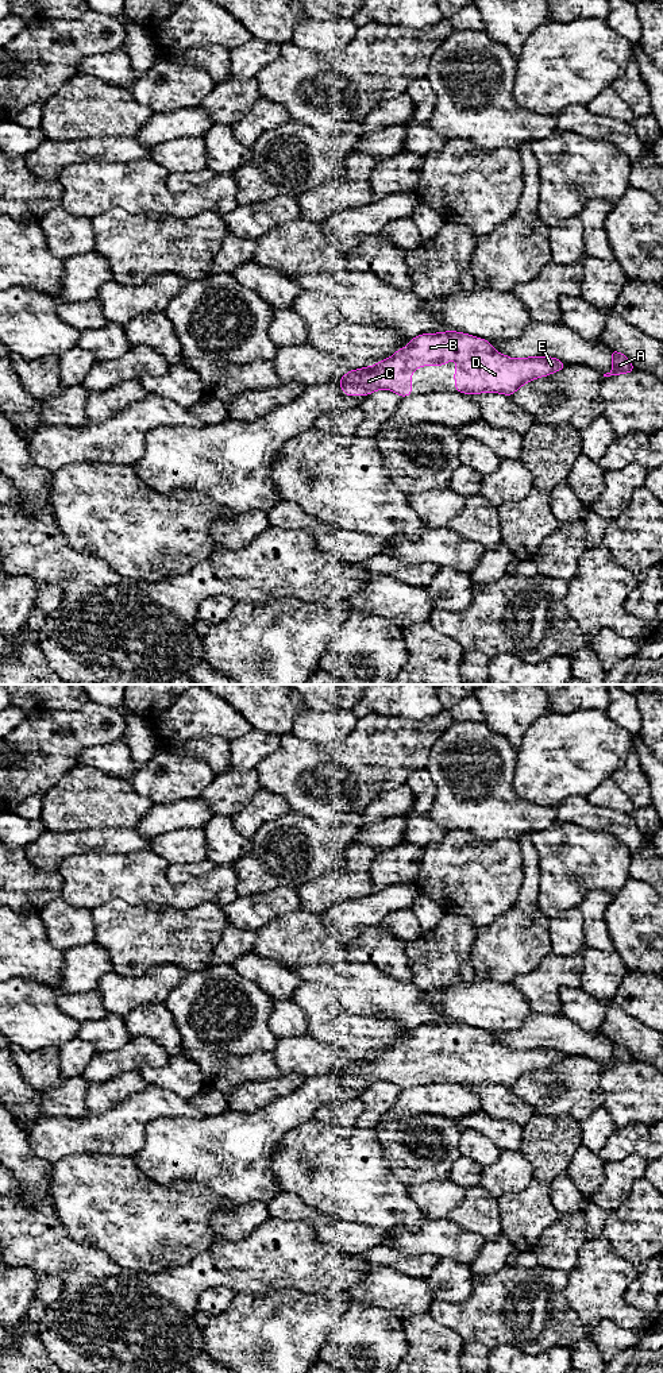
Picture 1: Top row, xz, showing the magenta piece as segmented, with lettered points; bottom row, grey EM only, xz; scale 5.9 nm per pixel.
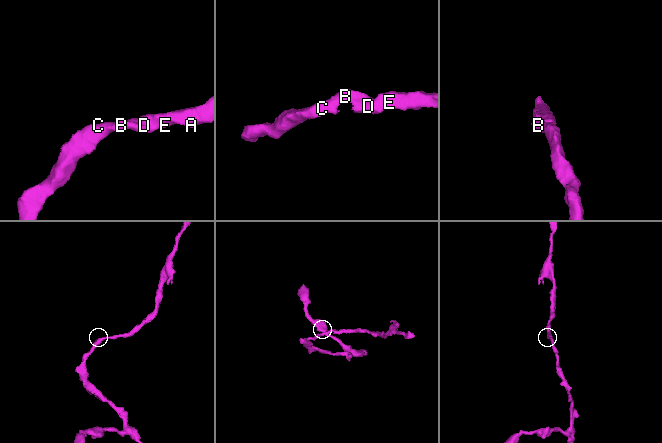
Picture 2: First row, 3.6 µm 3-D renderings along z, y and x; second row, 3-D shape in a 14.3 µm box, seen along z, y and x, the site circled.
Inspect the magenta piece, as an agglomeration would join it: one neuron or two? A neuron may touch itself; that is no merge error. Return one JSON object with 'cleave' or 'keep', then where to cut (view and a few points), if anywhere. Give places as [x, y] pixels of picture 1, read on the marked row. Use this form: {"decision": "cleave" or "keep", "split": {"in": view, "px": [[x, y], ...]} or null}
{"decision": "keep", "split": null}

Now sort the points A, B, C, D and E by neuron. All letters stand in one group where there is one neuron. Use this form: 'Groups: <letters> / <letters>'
Groups: A B C D E

